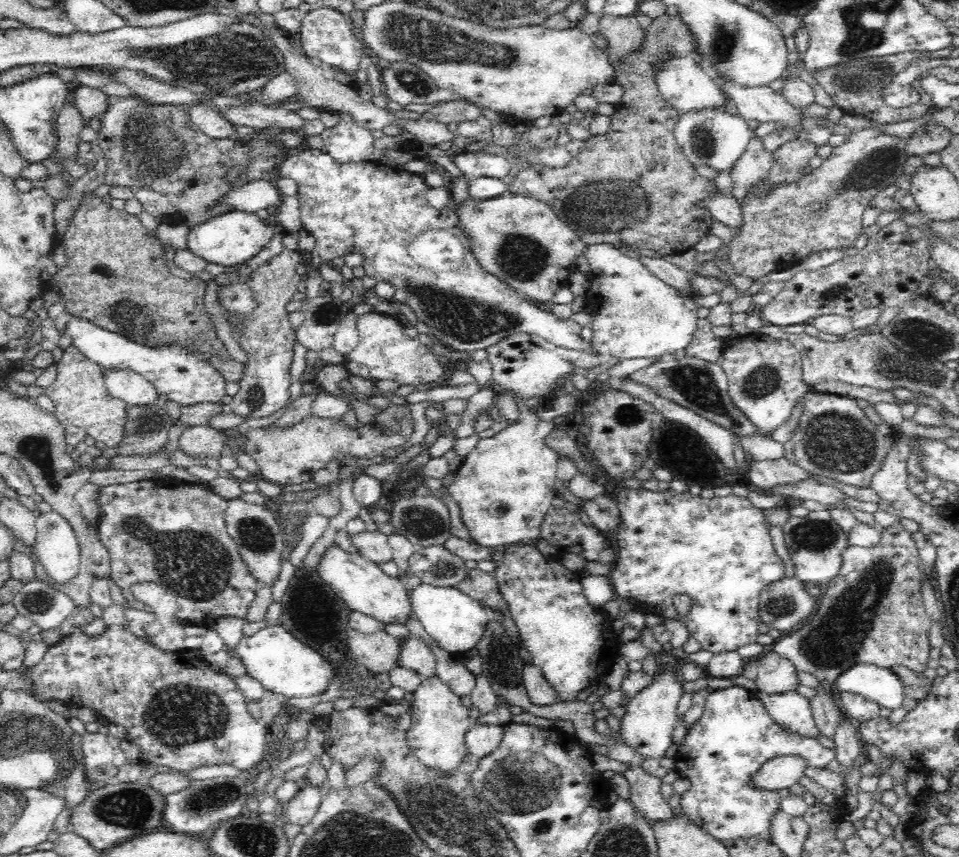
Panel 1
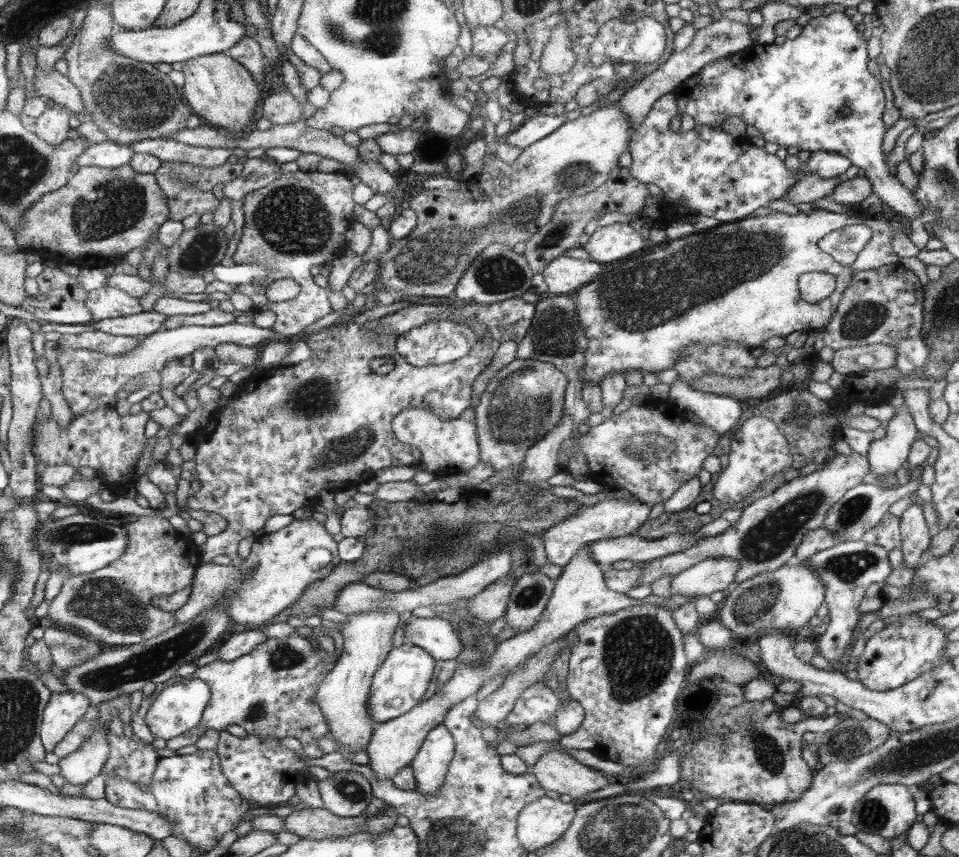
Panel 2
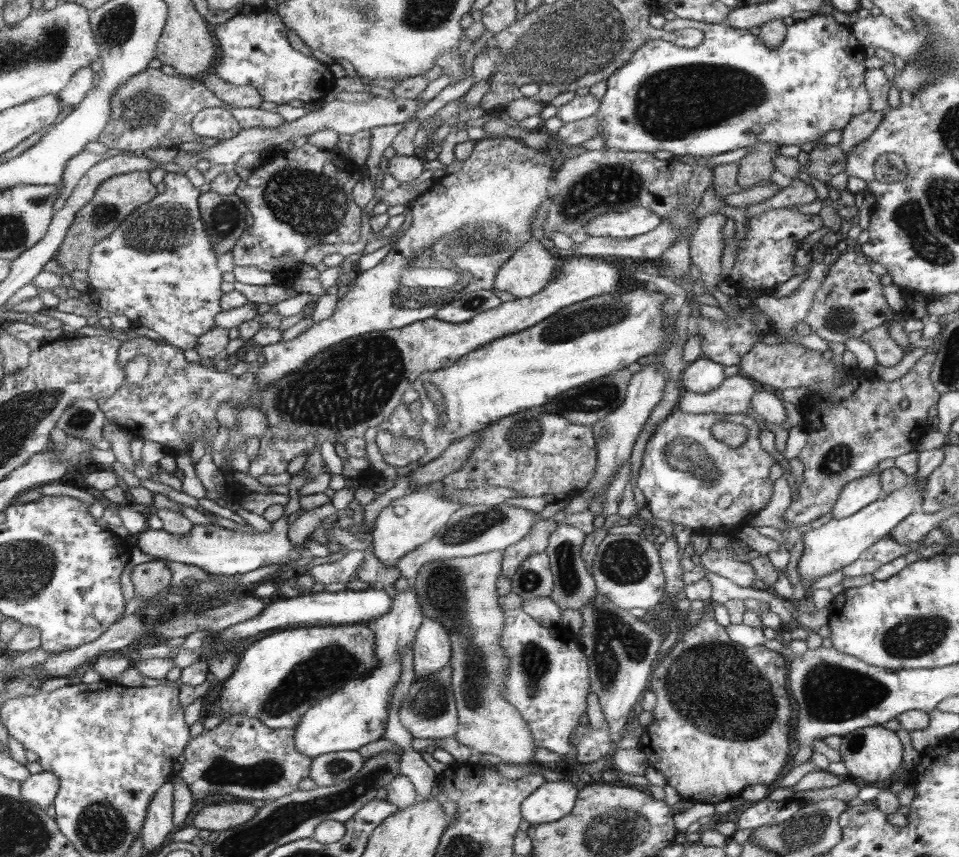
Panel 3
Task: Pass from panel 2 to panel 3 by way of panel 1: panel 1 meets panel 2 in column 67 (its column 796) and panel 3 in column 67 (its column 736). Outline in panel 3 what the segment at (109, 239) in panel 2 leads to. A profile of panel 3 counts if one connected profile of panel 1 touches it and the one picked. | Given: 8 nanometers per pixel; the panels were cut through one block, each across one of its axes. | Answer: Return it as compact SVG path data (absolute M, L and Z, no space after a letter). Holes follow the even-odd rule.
M130 172L115 174L104 180L94 191L94 196L82 207L66 233L65 239L55 251L54 259L63 264L65 272L71 274L73 270L86 272L91 266L91 252L95 244L111 235L128 216L137 208L147 204L156 196L156 186L150 184L148 172Z

